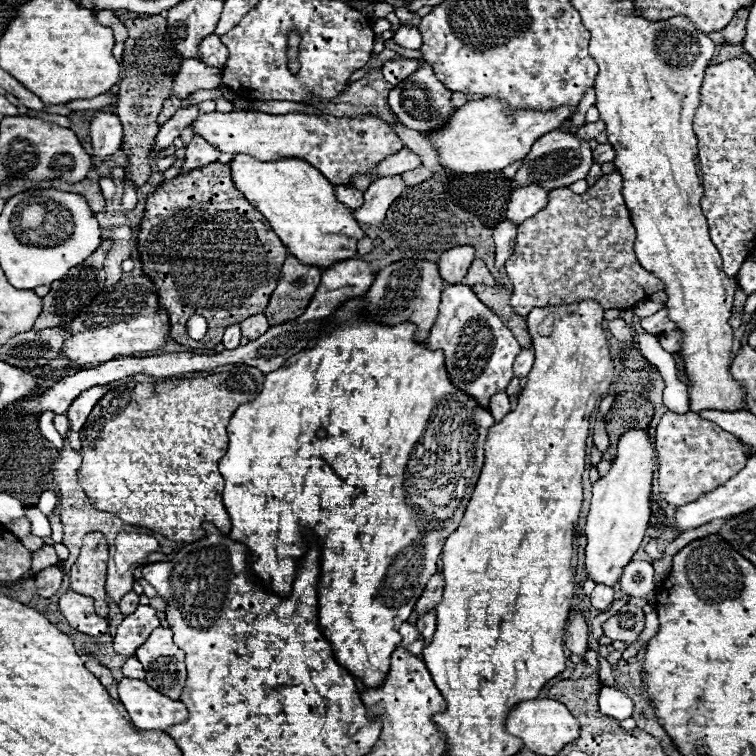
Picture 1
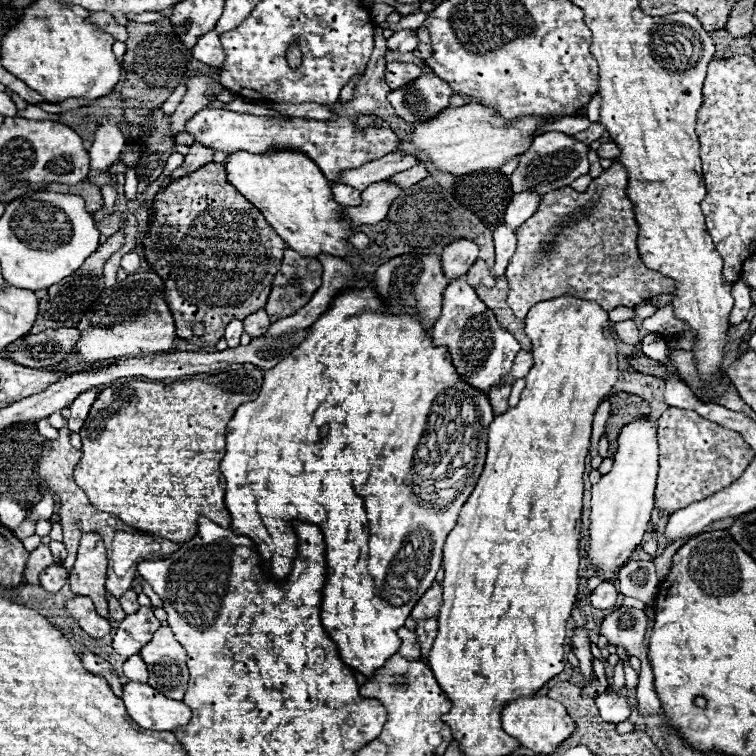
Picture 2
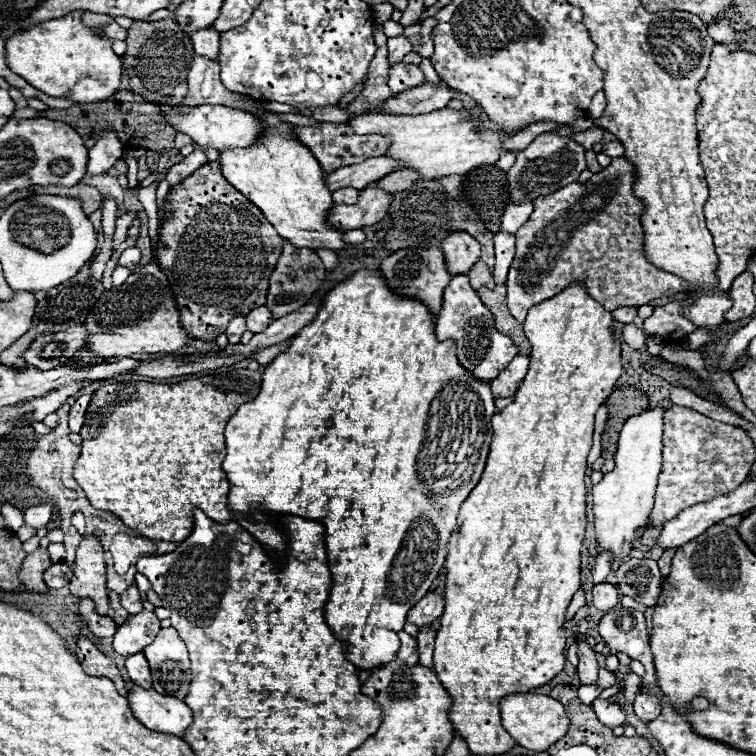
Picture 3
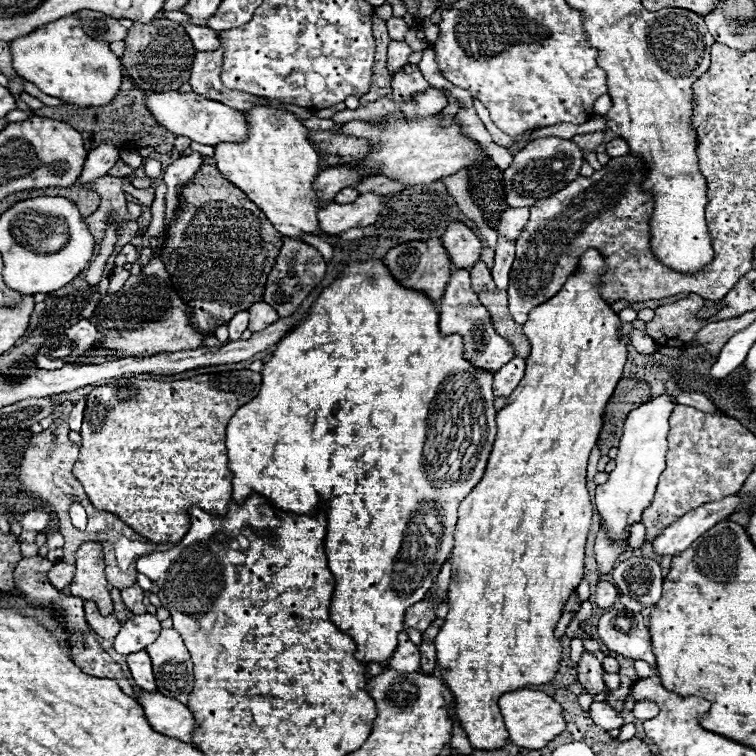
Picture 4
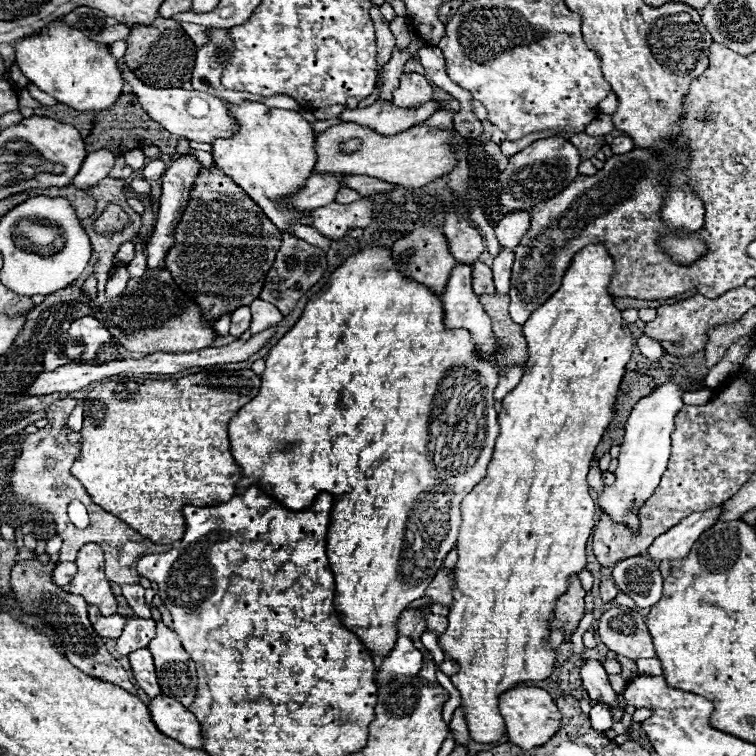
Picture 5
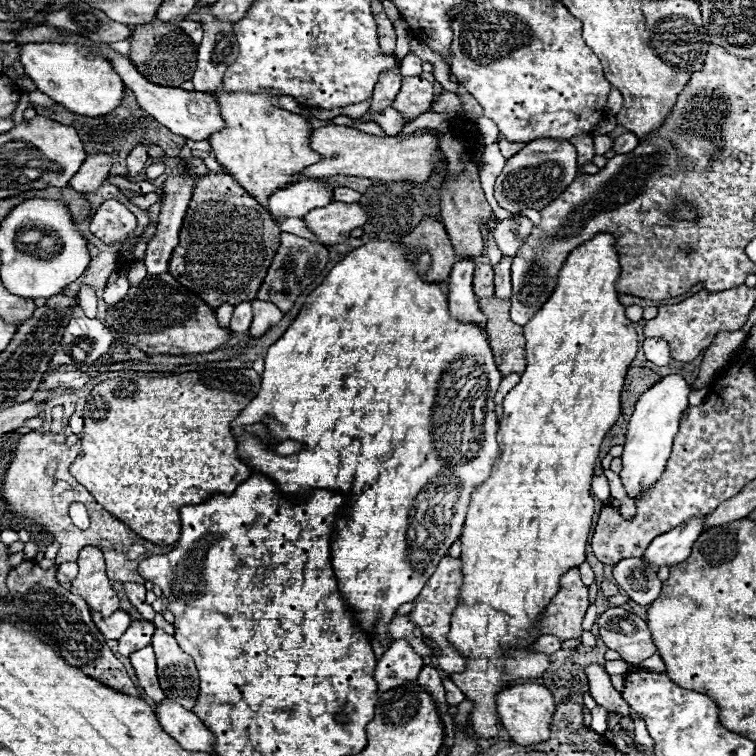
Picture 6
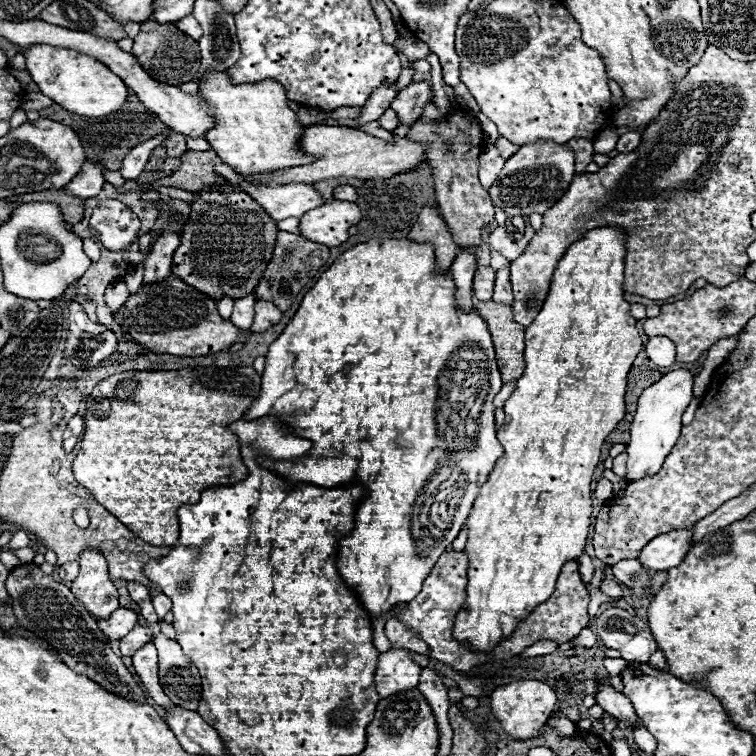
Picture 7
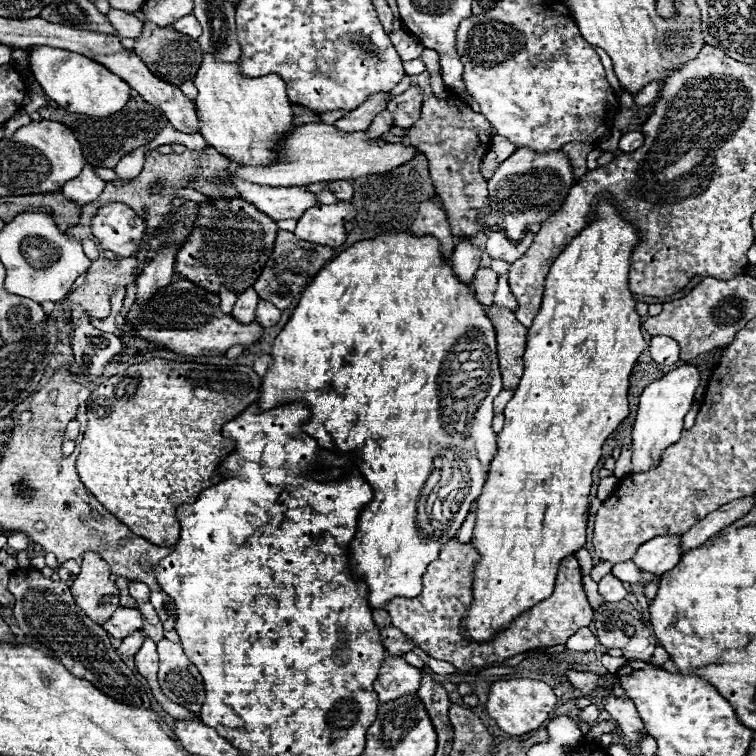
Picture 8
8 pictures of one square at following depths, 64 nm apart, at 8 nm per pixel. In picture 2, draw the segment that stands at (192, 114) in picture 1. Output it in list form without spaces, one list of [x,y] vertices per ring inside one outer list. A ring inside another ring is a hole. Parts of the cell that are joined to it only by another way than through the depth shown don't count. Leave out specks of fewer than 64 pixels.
[[[214,68],[212,74],[194,74],[188,78],[188,92],[182,98],[176,112],[170,116],[170,134],[176,136],[184,132],[184,122],[196,114],[196,110],[202,110],[210,102],[214,102],[216,94],[224,92],[224,86],[218,82],[218,70]]]

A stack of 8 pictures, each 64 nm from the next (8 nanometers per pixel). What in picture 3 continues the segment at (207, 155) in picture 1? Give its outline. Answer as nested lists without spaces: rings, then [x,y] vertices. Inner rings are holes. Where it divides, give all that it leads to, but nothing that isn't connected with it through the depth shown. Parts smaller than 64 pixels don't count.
[[[196,146],[190,156],[186,156],[182,162],[174,164],[174,166],[168,170],[166,180],[170,182],[170,186],[176,186],[176,184],[180,184],[184,178],[188,178],[194,170],[198,170],[200,166],[204,166],[206,162],[208,162],[208,158],[206,158],[204,150],[202,150],[200,146]]]

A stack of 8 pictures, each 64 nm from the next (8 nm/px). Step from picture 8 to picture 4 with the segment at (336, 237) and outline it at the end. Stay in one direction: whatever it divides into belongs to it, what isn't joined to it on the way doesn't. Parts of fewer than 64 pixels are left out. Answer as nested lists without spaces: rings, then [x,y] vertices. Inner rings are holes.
[[[360,194],[352,204],[328,204],[318,210],[318,224],[324,234],[340,236],[350,228],[364,228],[376,222],[382,210],[380,194]]]

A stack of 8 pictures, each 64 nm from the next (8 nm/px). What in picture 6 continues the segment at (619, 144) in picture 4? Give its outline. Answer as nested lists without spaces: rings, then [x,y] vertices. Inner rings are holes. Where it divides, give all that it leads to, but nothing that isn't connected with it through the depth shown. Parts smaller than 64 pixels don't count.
[[[626,132],[614,140],[614,152],[616,154],[628,154],[638,146],[638,136],[632,132]]]

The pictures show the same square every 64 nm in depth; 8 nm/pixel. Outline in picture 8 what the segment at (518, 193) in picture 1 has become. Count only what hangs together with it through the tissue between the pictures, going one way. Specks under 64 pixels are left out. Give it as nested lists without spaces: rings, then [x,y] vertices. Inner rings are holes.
[[[492,232],[488,236],[486,242],[486,252],[490,254],[490,258],[498,258],[498,260],[506,260],[508,264],[516,262],[520,256],[524,256],[524,252],[530,248],[534,234],[526,232],[524,238],[520,242],[512,242],[504,236],[504,232]]]

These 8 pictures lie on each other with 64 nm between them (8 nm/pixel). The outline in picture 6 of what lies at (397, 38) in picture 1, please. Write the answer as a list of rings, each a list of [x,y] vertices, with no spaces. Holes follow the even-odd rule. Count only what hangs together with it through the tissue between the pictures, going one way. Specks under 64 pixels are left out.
[[[398,68],[396,70],[388,70],[388,74],[382,74],[380,82],[376,84],[376,90],[372,94],[370,112],[380,114],[384,108],[388,108],[394,102],[396,94],[400,90],[400,84],[402,82],[400,82],[400,70]]]

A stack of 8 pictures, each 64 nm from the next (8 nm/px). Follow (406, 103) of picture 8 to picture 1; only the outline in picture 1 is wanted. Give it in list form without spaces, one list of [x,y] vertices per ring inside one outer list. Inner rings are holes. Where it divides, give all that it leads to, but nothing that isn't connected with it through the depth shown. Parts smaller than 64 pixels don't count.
[[[390,60],[390,62],[384,62],[382,74],[386,82],[390,82],[392,86],[398,86],[404,78],[414,74],[418,68],[420,68],[418,60]]]

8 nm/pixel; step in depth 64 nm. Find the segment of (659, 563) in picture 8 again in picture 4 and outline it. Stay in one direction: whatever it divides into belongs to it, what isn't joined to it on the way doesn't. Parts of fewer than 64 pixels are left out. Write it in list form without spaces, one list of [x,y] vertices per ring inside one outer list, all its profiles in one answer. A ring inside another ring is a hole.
[[[738,496],[722,498],[720,502],[712,502],[708,506],[700,506],[700,510],[692,510],[684,514],[684,518],[676,520],[668,530],[664,530],[654,542],[652,552],[658,556],[678,556],[684,552],[700,534],[712,528],[716,522],[728,518],[734,510],[744,508],[746,502]]]

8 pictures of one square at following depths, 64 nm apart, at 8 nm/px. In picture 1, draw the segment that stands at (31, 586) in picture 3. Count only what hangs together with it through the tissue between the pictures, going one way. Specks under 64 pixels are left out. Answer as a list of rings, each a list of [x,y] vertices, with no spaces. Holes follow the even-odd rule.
[[[44,544],[40,550],[32,552],[32,568],[30,568],[30,574],[36,576],[40,570],[44,570],[44,568],[48,568],[48,566],[54,566],[54,564],[58,564],[58,562],[60,562],[60,560],[58,560],[54,548],[48,546],[48,544]]]

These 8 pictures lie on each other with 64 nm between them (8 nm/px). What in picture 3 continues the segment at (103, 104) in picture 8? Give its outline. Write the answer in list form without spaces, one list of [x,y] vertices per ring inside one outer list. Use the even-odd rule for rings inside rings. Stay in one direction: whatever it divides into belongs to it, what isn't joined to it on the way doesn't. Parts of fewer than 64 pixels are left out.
[[[80,10],[66,14],[64,18],[54,18],[52,22],[42,22],[6,40],[6,62],[14,74],[22,76],[36,90],[52,98],[74,100],[76,104],[96,104],[106,102],[118,92],[122,62],[112,52],[112,42],[96,38],[80,22]]]

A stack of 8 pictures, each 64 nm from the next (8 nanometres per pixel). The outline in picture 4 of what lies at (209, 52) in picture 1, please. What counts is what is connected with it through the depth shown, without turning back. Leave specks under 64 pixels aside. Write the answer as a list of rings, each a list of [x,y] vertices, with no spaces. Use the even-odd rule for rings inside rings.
[[[186,24],[184,26],[188,36],[192,38],[196,50],[214,50],[218,46],[218,34],[208,28],[208,26],[194,26],[194,24]]]

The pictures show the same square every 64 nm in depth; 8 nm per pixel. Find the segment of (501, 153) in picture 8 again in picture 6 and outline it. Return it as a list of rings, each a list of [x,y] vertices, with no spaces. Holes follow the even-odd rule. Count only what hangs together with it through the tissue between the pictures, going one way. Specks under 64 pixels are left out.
[[[502,138],[498,144],[500,144],[500,152],[502,152],[504,158],[510,158],[510,156],[514,156],[518,150],[524,148],[524,144],[520,144],[520,142],[514,144],[514,142],[508,142],[508,140],[504,140],[504,138]]]

